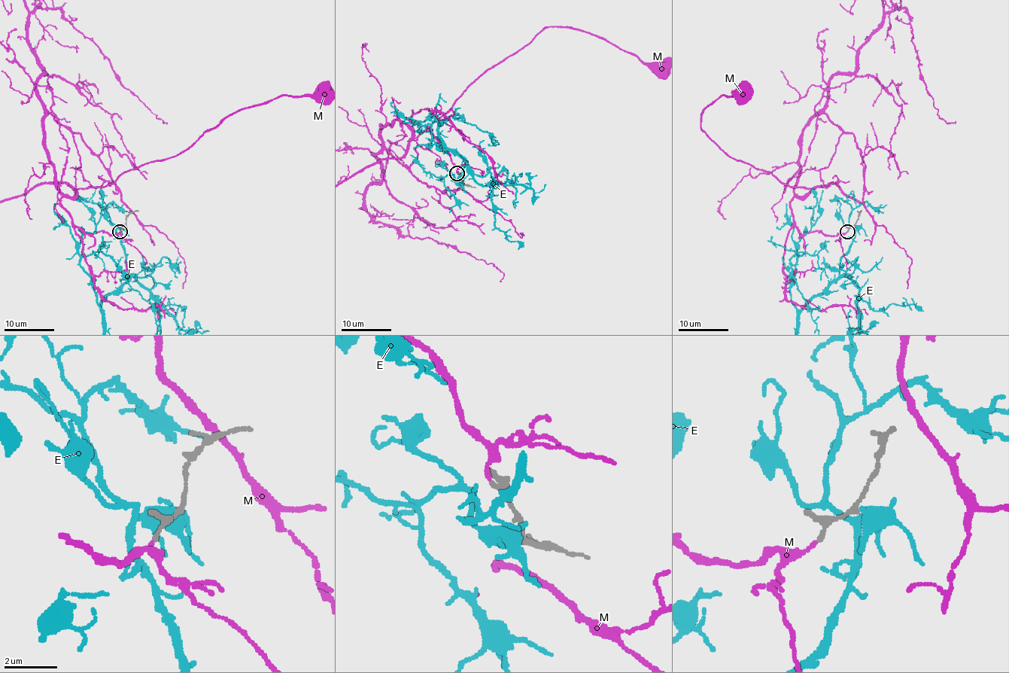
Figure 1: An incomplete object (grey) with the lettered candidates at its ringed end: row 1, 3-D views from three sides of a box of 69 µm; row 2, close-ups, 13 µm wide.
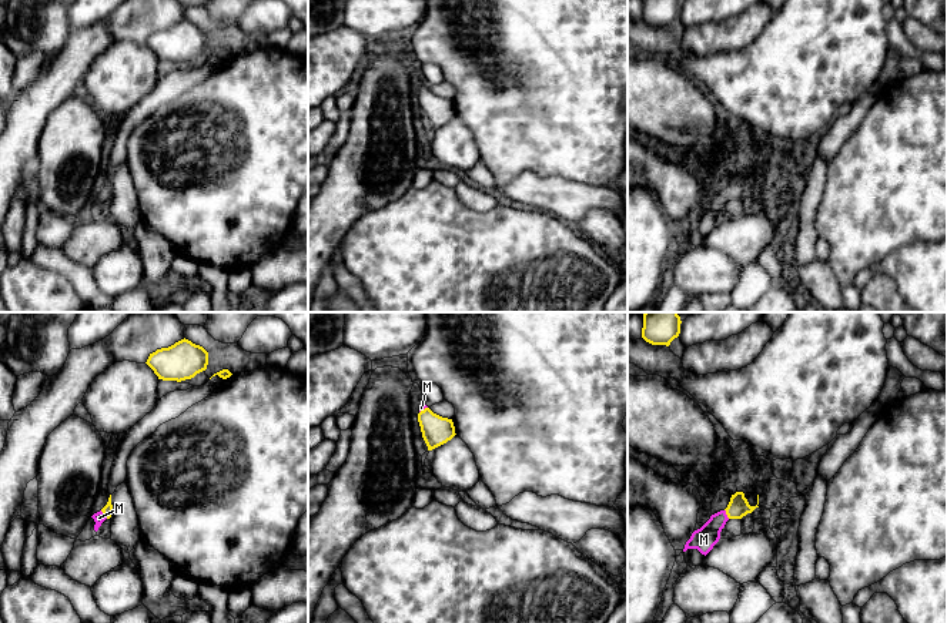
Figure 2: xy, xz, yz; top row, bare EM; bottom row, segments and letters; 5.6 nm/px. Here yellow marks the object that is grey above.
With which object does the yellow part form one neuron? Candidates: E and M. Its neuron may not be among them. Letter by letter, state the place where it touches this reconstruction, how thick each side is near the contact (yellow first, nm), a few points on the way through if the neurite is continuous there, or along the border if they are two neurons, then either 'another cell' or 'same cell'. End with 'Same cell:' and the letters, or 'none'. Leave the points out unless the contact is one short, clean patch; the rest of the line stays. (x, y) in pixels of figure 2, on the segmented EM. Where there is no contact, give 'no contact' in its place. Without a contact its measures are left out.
E: no contact | another cell
M: yz (726, 513) | 120/140 nm | across yz (738, 506), (726, 513), (703, 539) | same cell
Same cell: M

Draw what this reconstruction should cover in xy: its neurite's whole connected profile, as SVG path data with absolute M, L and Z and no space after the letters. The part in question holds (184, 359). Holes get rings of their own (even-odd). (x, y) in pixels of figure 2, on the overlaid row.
M184 338L150 354L145 364L158 379L181 382L207 369L208 352Z

